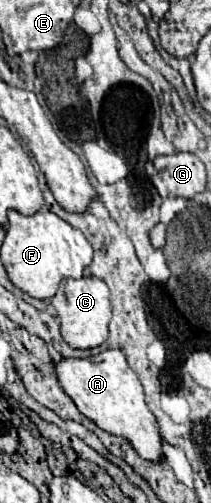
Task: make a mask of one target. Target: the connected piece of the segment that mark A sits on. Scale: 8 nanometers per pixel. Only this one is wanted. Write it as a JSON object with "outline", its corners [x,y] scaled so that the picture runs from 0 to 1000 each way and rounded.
{"outline":[[[507,692],[422,712],[289,712],[280,720],[251,720],[251,736],[289,771],[336,787],[393,827],[431,831],[498,859],[611,875],[668,911],[706,911],[735,918],[773,907],[773,867],[754,859],[735,827],[687,803],[678,767],[649,744],[611,732],[573,696]]]}

